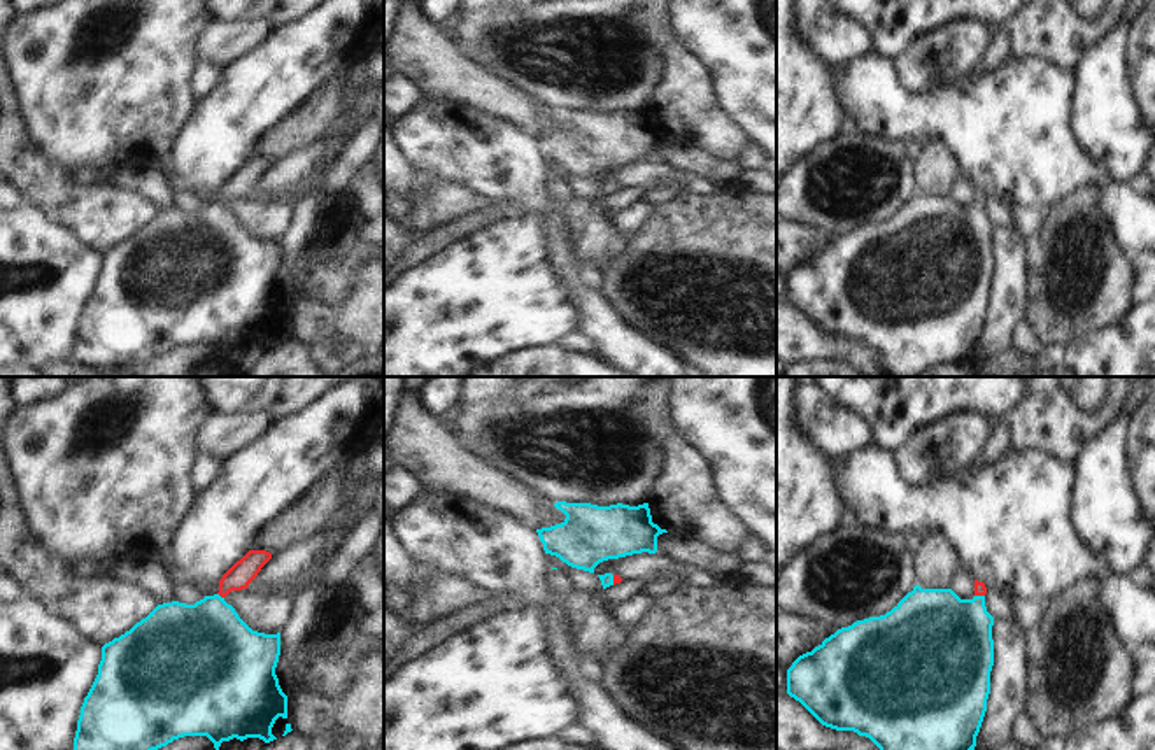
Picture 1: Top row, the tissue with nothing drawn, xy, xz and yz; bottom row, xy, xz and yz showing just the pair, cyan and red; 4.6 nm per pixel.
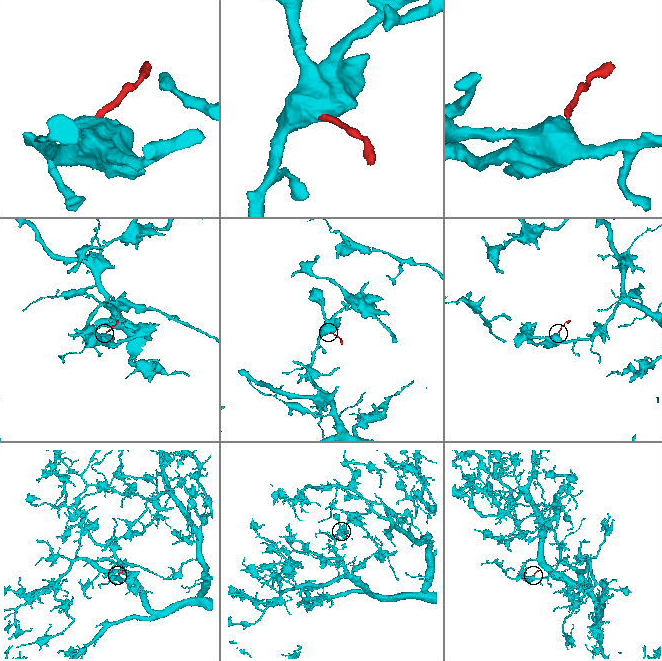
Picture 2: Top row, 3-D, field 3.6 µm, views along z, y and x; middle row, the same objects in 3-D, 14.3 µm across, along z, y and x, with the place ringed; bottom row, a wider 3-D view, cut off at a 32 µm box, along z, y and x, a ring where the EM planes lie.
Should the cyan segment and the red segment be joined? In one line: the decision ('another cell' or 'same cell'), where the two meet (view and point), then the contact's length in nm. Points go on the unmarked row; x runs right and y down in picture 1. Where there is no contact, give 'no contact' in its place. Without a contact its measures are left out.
same cell | xy (219, 204) | 40 nm

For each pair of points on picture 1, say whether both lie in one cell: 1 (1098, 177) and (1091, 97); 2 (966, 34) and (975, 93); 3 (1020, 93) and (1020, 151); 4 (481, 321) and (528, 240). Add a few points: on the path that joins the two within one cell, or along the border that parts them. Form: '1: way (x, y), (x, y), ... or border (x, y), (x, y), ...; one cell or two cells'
1: border (1071, 132), (1078, 146), (1112, 179); two cells
2: border (968, 74), (929, 90); two cells
3: way (1020, 107), (1020, 137); one cell
4: way (482, 302), (496, 286), (509, 260); one cell

